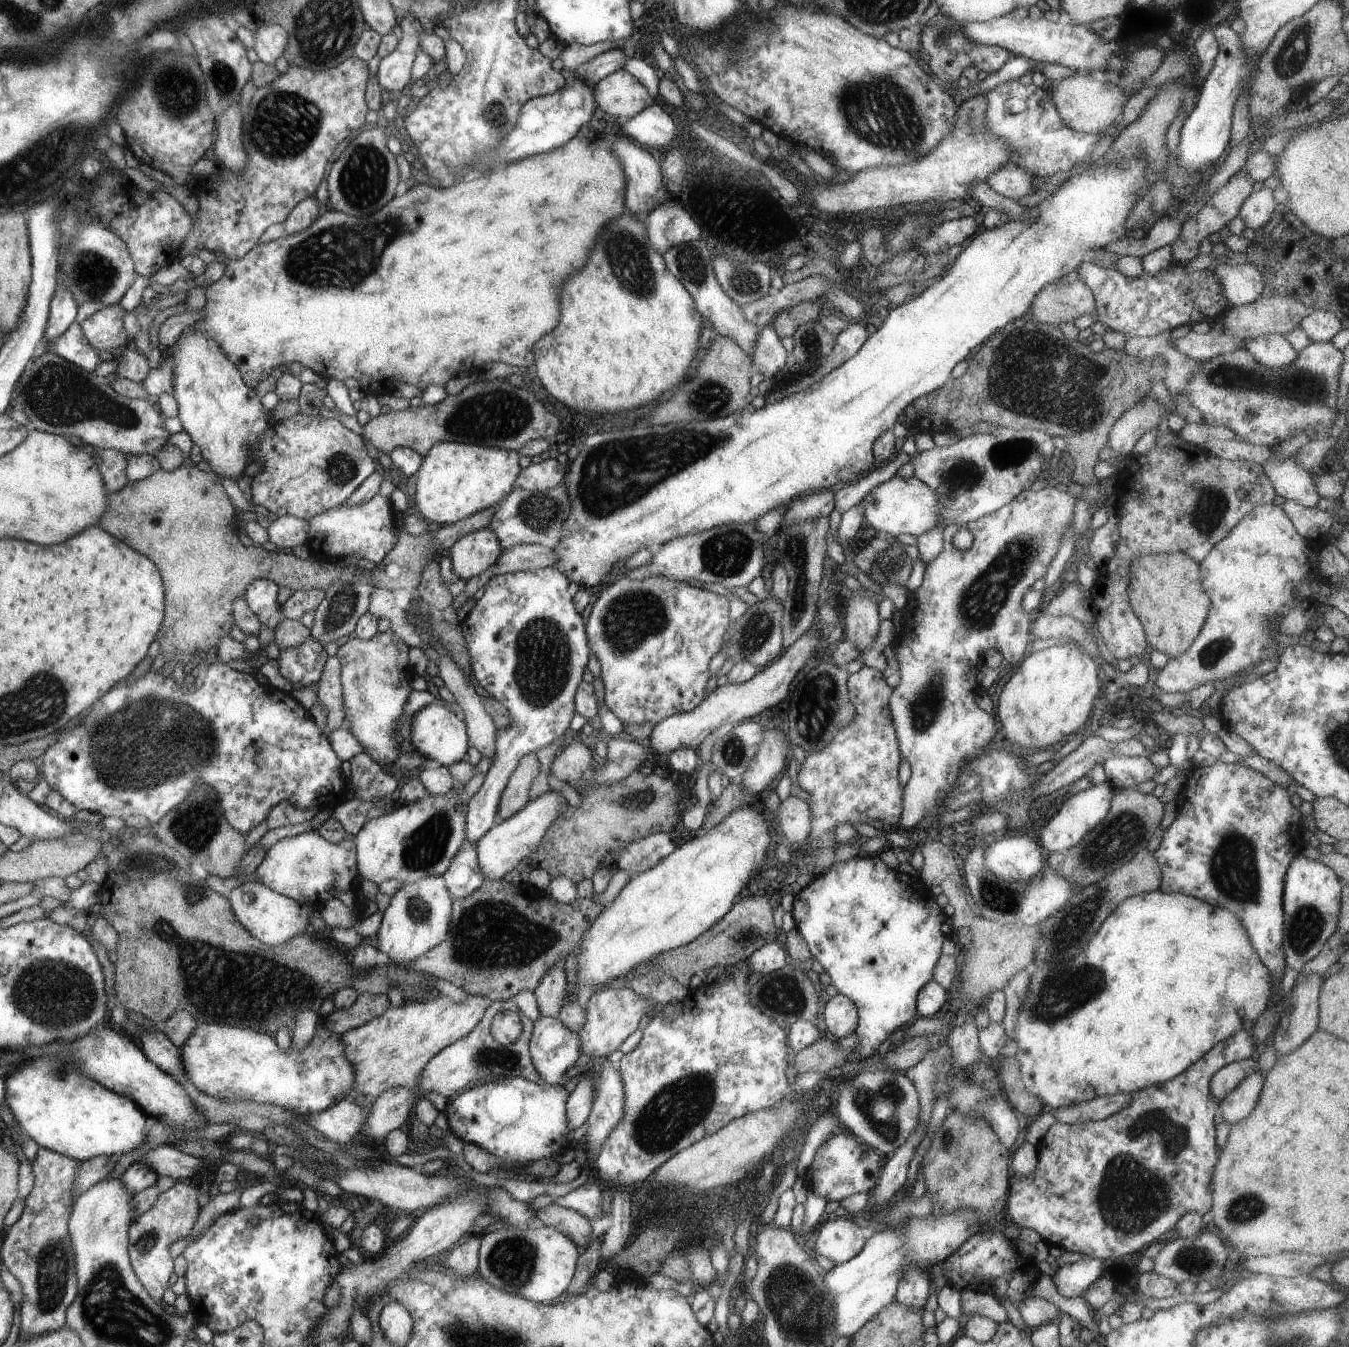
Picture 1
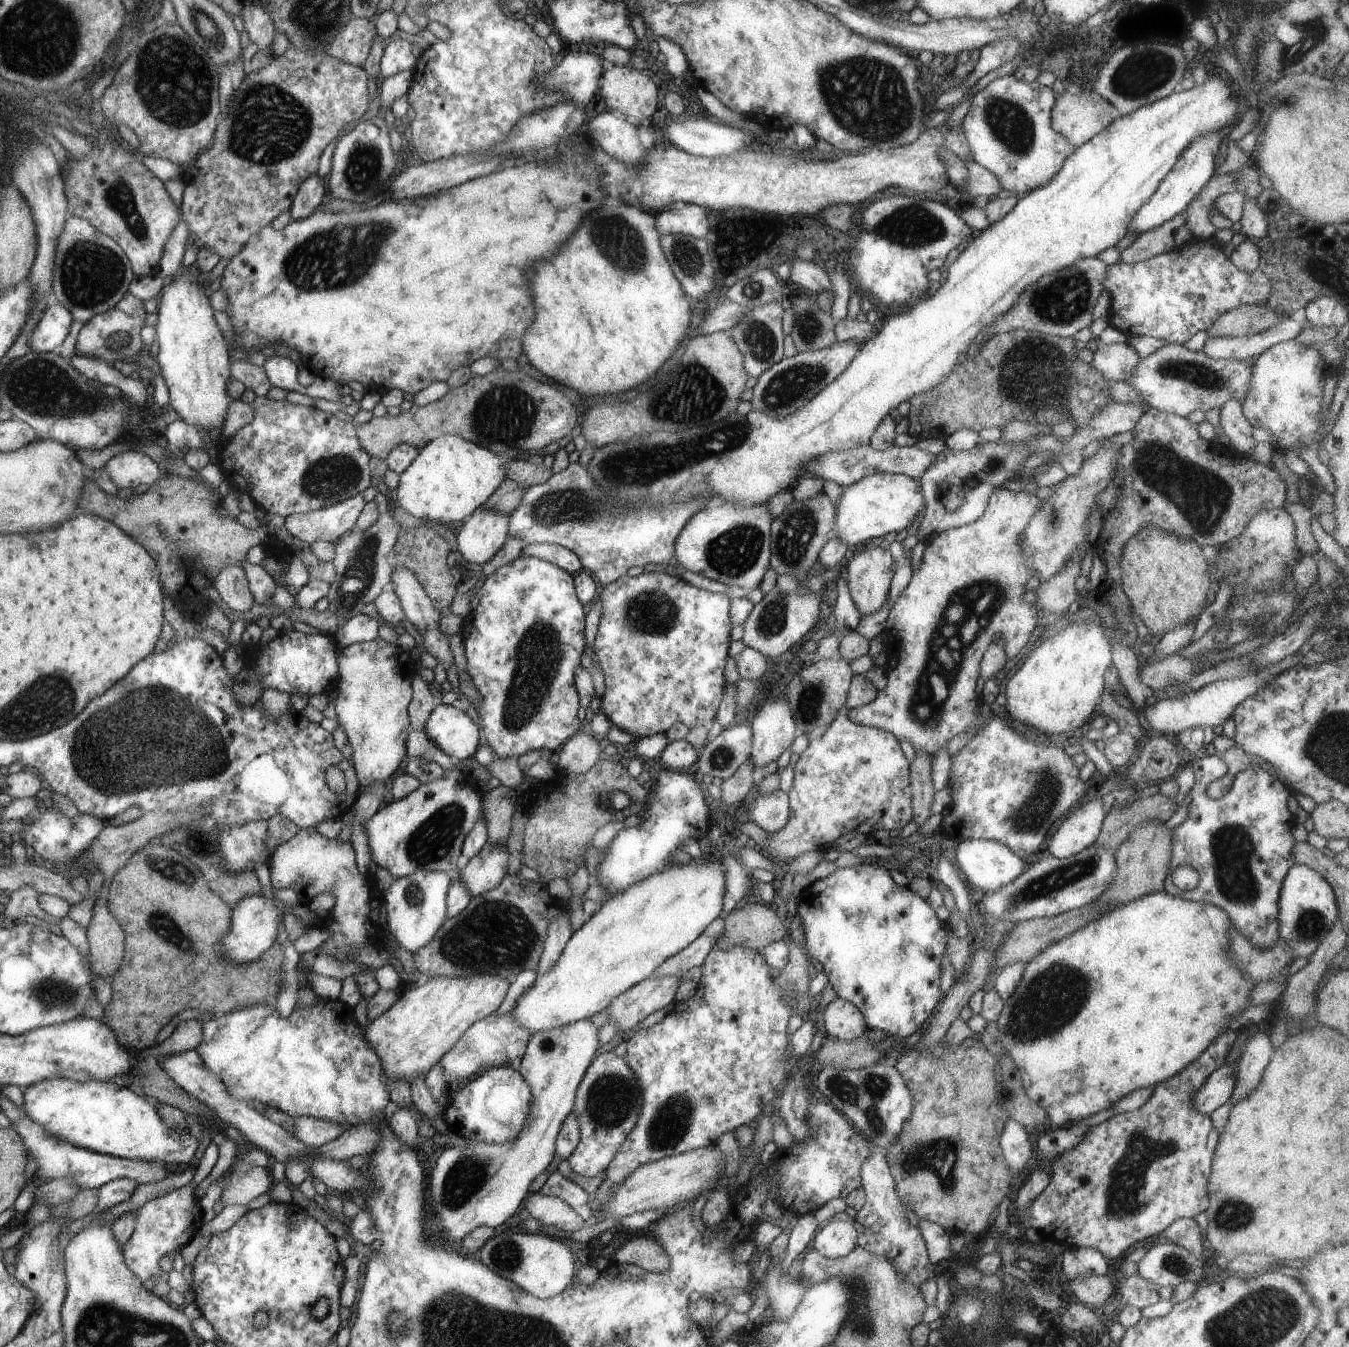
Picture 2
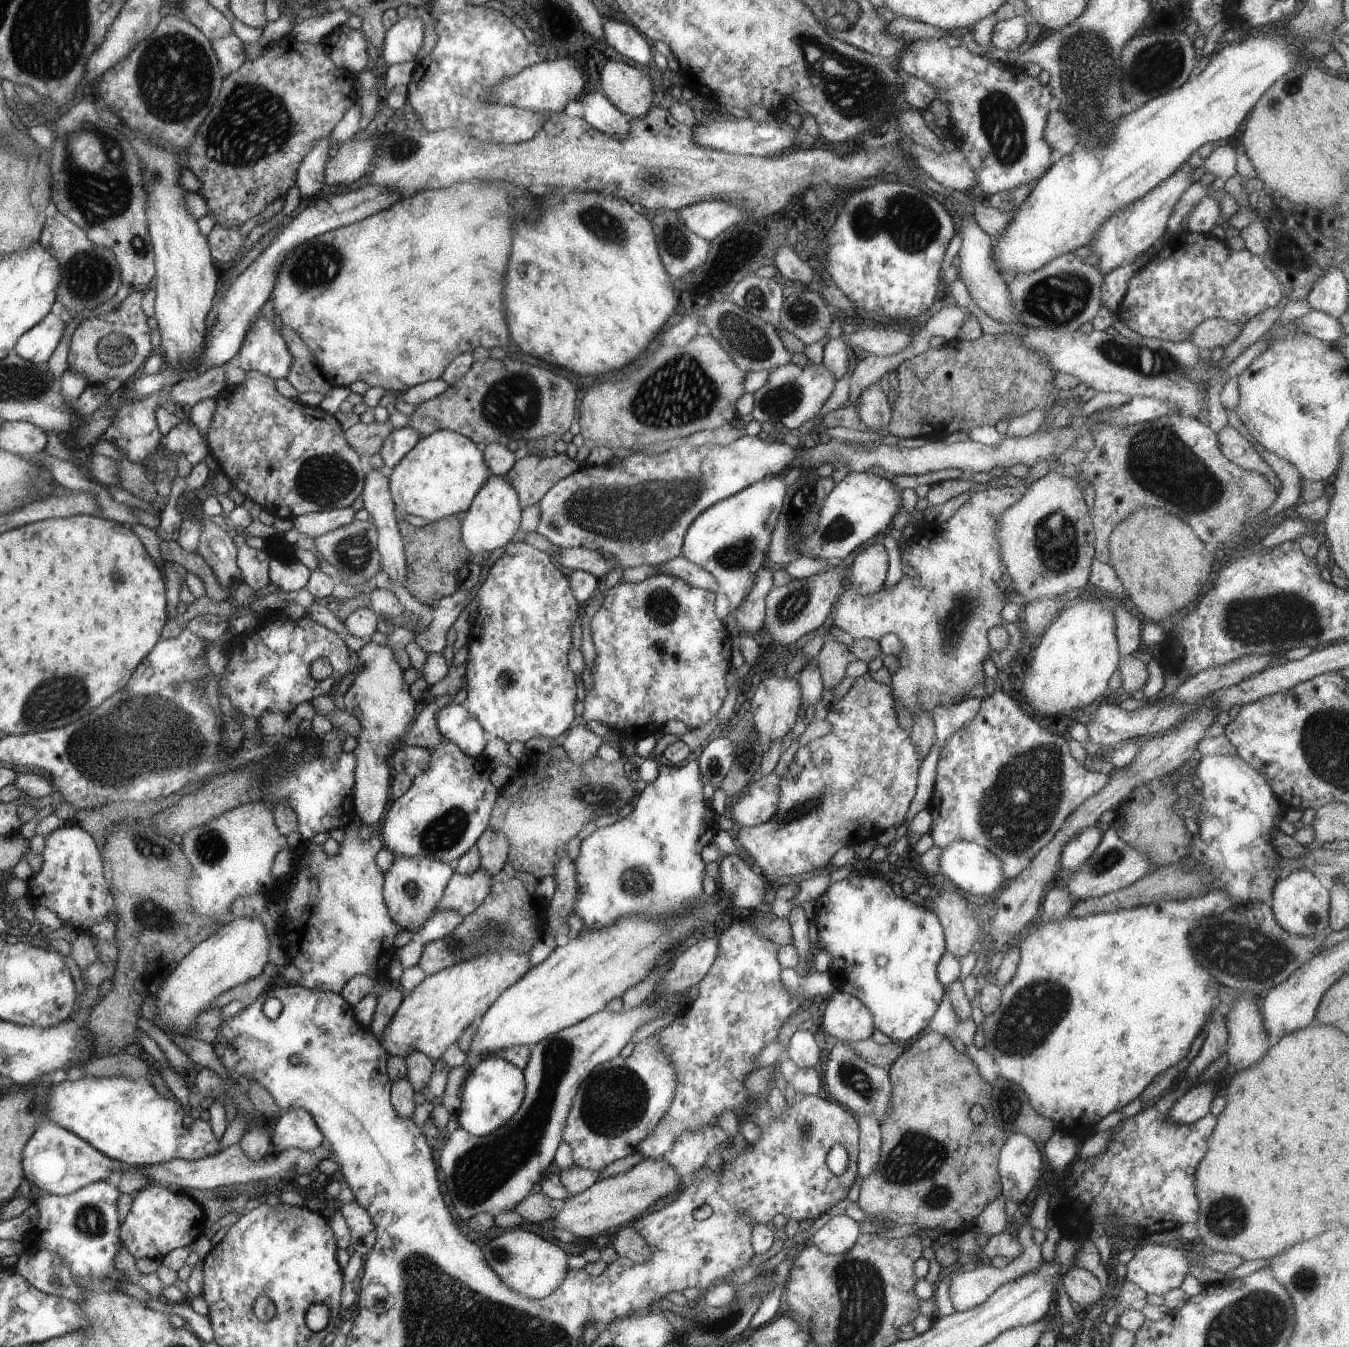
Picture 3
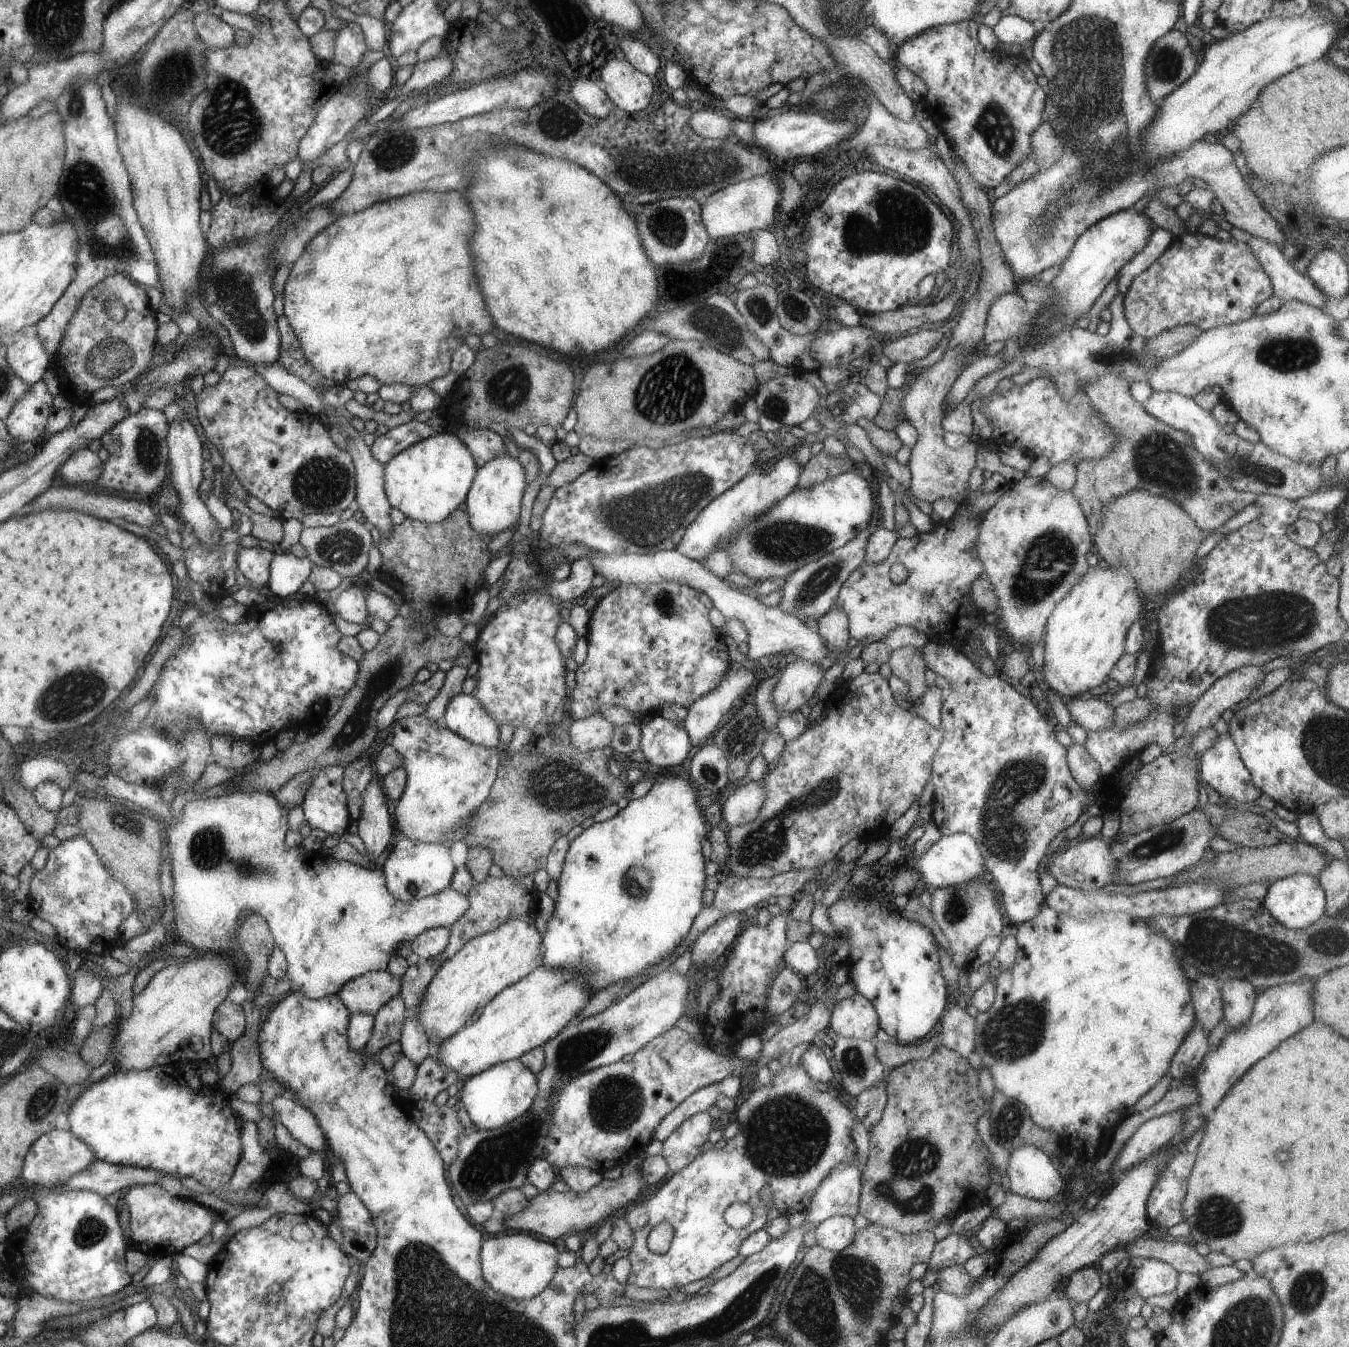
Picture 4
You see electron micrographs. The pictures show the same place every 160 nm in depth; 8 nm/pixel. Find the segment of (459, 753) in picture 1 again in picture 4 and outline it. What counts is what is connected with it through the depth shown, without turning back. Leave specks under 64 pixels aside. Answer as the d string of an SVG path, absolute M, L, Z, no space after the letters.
M460 692L453 696L446 705L441 724L472 744L486 748L499 746L499 724L472 694Z

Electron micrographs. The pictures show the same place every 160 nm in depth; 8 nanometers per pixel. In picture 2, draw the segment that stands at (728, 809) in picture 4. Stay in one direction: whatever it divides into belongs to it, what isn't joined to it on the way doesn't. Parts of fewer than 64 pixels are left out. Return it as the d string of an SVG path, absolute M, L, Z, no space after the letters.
M780 789L773 794L758 796L752 804L742 805L739 811L750 814L752 820L768 833L777 833L790 820L789 796Z

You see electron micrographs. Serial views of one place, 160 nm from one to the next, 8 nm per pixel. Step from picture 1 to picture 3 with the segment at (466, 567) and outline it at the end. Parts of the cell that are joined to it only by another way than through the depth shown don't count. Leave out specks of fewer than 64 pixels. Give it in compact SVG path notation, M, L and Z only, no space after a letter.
M491 474L485 486L473 500L468 511L462 515L461 539L470 551L471 558L480 552L494 552L502 548L520 531L520 520L523 512L520 510L520 497L516 489L506 480L506 477Z

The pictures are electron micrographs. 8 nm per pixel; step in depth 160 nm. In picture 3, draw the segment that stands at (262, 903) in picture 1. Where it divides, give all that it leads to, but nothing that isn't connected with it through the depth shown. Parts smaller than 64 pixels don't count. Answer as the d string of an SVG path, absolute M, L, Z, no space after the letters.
M235 917L222 925L212 936L203 940L192 952L166 975L167 979L157 992L155 1003L159 1021L154 1025L165 1025L189 1036L194 1021L216 997L230 988L256 978L268 962L269 928L258 917Z

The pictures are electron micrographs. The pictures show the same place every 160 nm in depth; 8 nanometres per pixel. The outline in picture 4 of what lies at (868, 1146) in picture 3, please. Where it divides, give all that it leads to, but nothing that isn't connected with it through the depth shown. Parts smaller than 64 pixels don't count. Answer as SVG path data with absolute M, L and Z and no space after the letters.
M885 1080L877 1087L872 1087L867 1091L861 1092L857 1096L856 1106L852 1110L855 1120L862 1122L867 1128L869 1134L872 1132L875 1124L882 1118L884 1107L887 1103Z

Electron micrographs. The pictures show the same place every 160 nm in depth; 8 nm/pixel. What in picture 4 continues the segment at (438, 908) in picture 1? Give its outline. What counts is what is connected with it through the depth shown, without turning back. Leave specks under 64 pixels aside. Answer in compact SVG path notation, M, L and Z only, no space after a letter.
M400 836L388 854L384 866L385 885L391 893L403 903L412 903L416 899L429 897L452 886L454 862L447 846L436 843L417 843Z

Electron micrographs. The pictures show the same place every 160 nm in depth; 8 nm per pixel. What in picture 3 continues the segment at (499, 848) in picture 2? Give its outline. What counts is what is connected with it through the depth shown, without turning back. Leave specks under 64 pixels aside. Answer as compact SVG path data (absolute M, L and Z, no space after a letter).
M478 869L470 874L460 874L455 872L449 880L448 886L445 888L445 896L437 905L437 913L439 910L455 910L463 917L473 913L481 904L482 901L491 893L493 887L493 878L484 869Z

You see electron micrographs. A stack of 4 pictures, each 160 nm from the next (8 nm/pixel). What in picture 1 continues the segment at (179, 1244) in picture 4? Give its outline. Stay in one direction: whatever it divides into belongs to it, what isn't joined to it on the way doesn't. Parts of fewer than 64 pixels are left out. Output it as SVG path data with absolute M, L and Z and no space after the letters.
M176 1181L172 1188L160 1193L157 1201L132 1224L129 1231L129 1256L138 1280L149 1291L155 1301L162 1301L164 1290L170 1286L172 1276L172 1253L170 1246L177 1240L186 1238L200 1216L198 1191L186 1182Z

